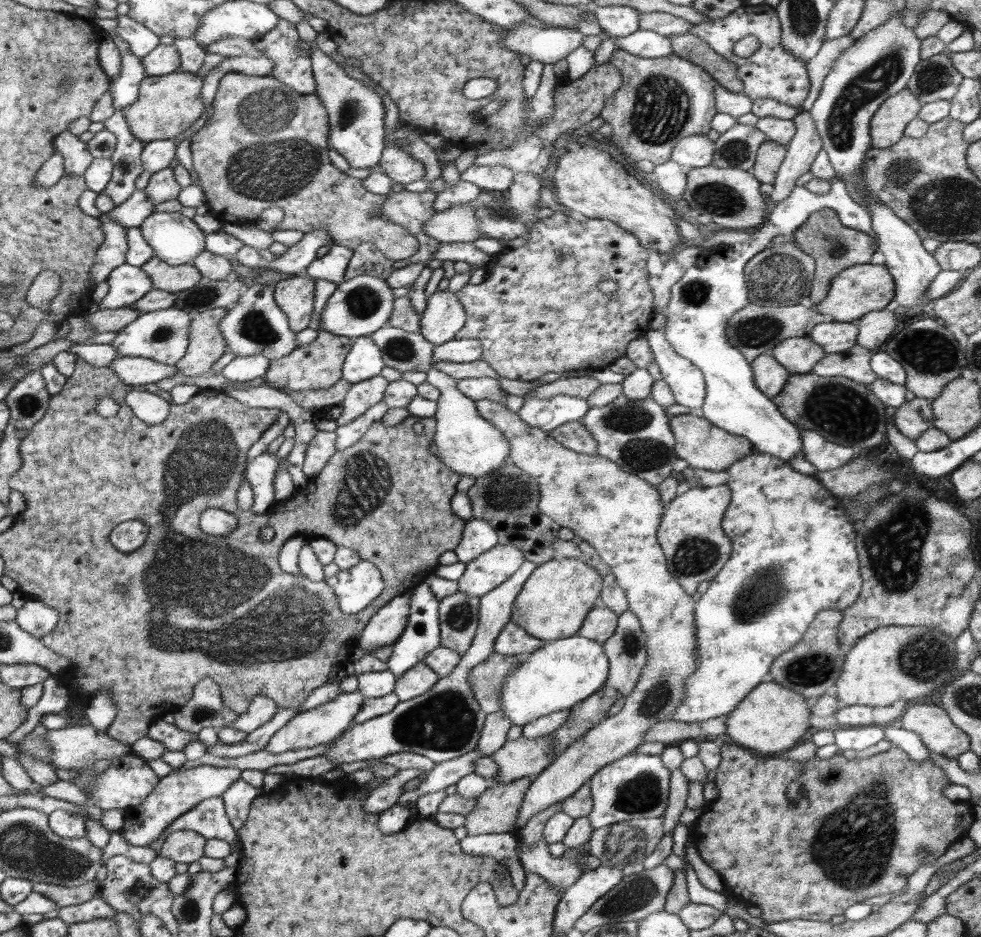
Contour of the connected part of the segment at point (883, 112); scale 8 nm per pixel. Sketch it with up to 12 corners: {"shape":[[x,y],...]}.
{"shape":[[908,87],[886,98],[871,116],[872,147],[898,142],[917,117]]}

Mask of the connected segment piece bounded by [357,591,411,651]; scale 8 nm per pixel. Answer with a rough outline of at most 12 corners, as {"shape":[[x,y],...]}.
{"shape":[[411,591],[368,620],[357,646],[392,646],[408,624]]}

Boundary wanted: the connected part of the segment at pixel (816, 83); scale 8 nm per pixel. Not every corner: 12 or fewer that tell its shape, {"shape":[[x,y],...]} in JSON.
{"shape":[[844,35],[825,39],[807,62],[810,90],[803,109],[809,111],[822,90],[823,80],[838,56],[852,46]]}

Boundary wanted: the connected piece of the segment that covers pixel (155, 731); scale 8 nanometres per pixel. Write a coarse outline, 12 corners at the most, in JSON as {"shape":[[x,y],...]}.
{"shape":[[168,717],[150,724],[148,738],[171,752],[198,741],[197,733],[178,728]]}

